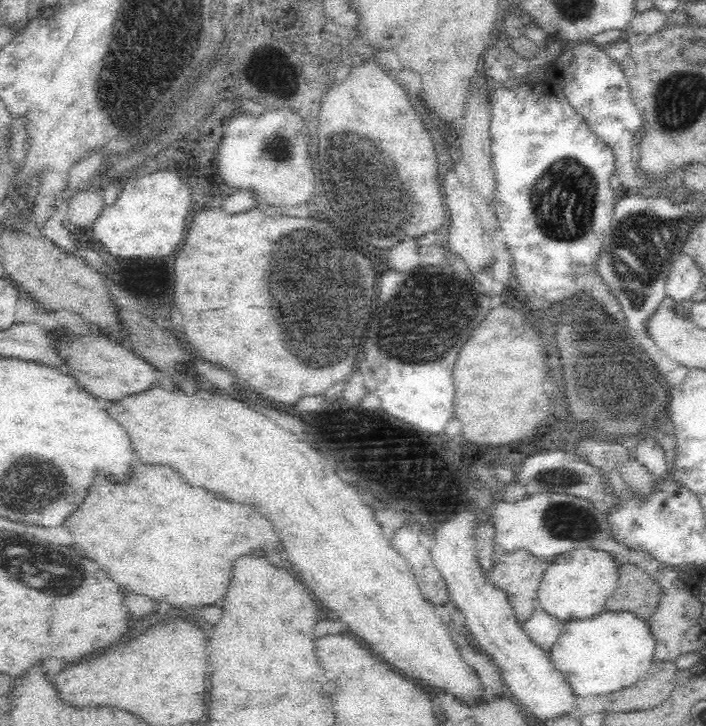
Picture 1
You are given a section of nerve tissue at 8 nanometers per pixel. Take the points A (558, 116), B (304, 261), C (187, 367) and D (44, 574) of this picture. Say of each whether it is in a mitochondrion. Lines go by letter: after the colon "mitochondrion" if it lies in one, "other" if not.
A: other
B: mitochondrion
C: other
D: mitochondrion

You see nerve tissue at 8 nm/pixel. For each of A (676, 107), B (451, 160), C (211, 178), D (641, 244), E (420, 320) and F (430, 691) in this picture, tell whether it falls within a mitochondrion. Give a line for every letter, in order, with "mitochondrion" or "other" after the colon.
A: mitochondrion
B: other
C: other
D: mitochondrion
E: mitochondrion
F: other

